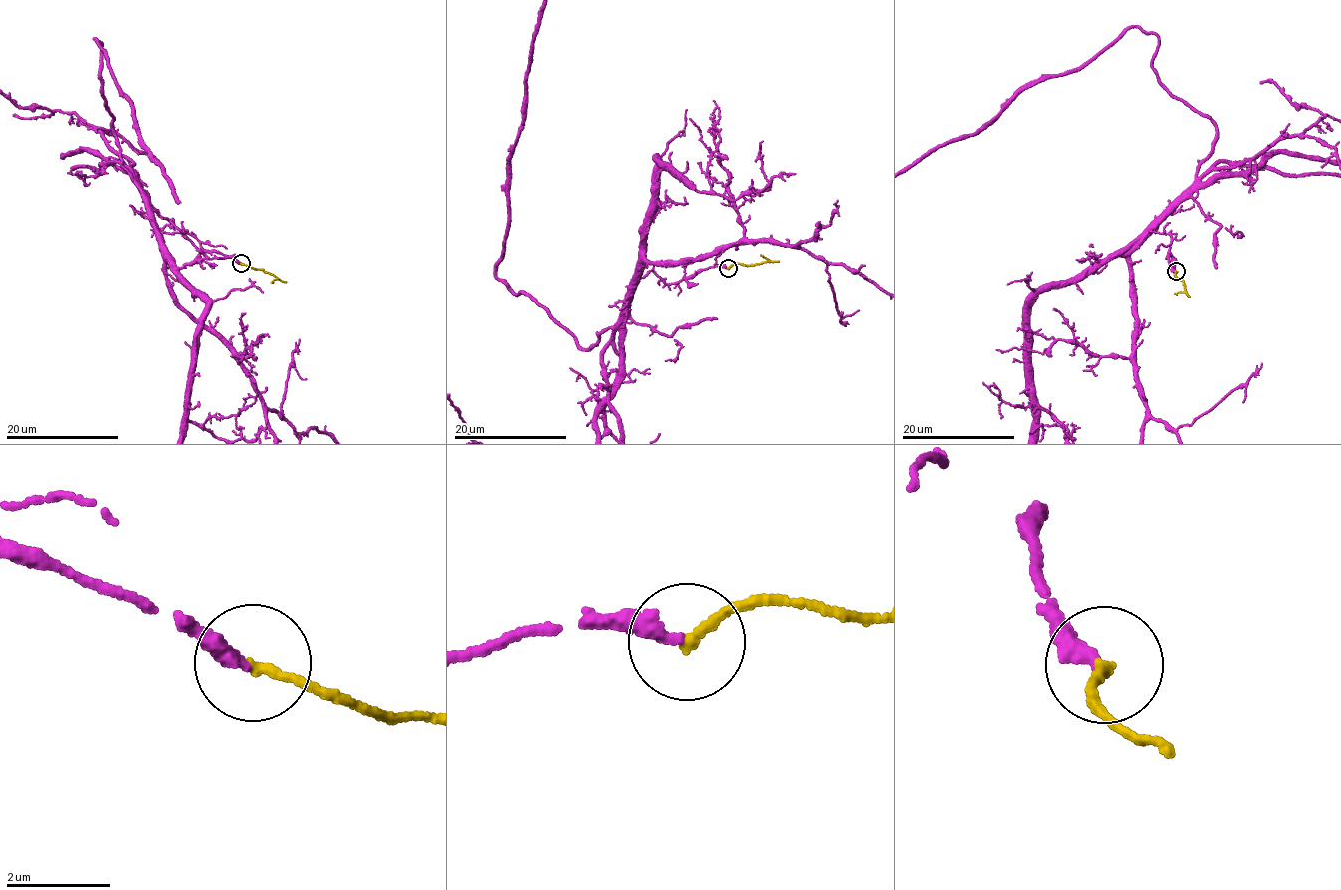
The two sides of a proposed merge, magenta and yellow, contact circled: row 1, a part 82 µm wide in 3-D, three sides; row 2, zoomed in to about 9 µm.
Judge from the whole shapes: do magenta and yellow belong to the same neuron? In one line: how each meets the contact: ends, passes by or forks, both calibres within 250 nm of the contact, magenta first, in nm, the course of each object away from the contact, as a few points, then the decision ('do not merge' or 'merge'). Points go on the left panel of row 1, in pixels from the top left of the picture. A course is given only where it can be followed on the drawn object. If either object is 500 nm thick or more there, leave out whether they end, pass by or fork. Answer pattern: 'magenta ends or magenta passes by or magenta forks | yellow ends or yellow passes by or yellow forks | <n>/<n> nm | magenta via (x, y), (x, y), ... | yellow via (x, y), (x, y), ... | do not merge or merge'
magenta ends | yellow ends | 280/200 nm | magenta via (240, 263), (189, 234), (161, 232), (123, 165), (95, 38), (152, 157), (219, 252), (243, 344) | yellow via (241, 263), (271, 273), (277, 279), (271, 282) | merge

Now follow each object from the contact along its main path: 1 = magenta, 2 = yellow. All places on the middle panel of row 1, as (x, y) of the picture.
1: (727, 268), (671, 284), (648, 271), (621, 319), (586, 348), (496, 276), (539, 13)
2: (728, 268), (735, 264), (761, 264), (767, 260), (761, 255)

